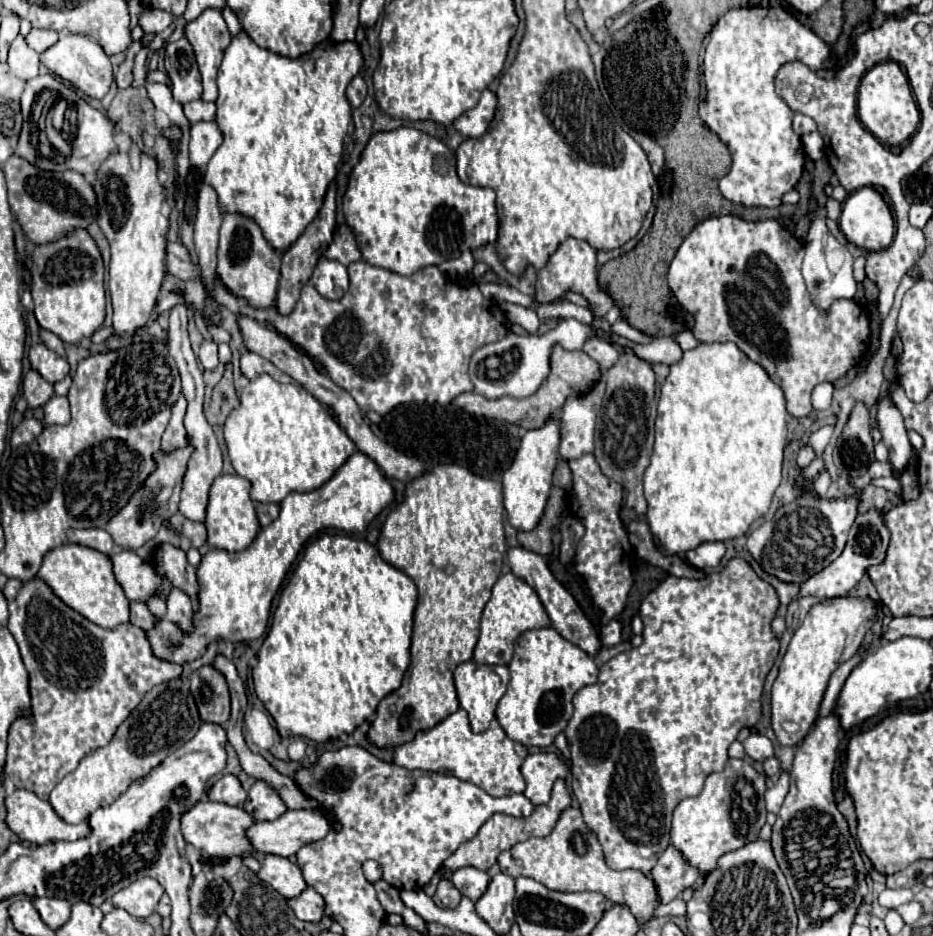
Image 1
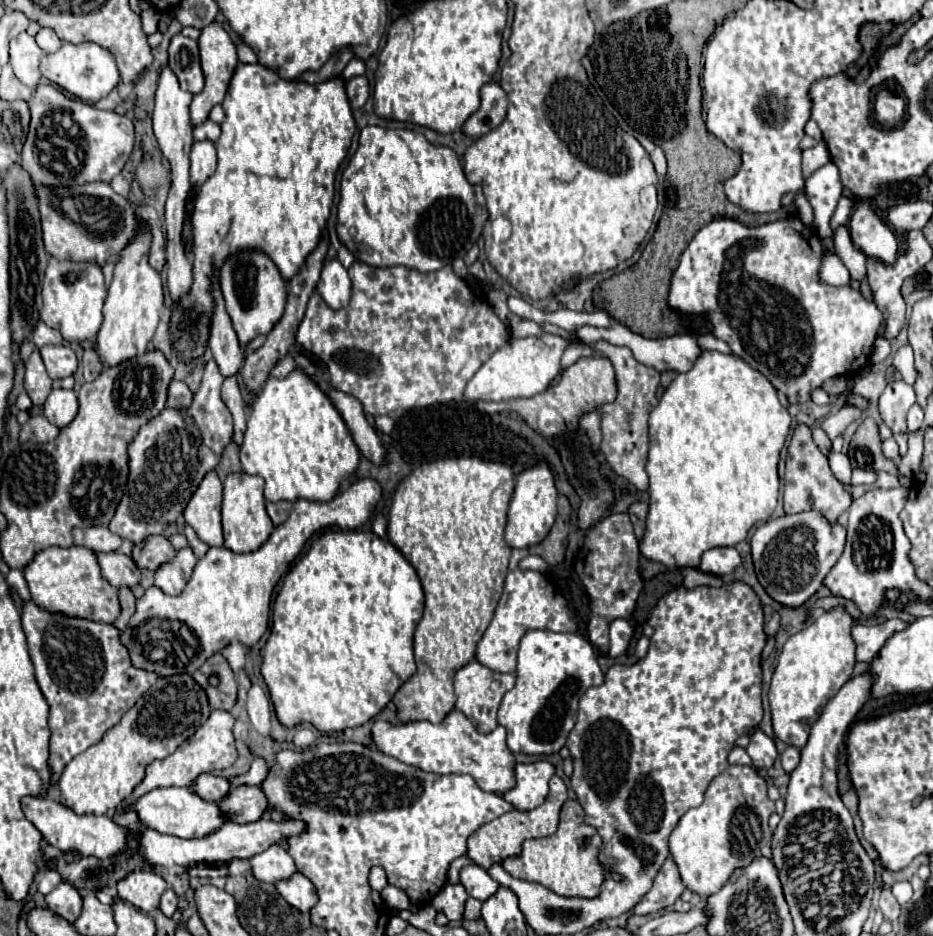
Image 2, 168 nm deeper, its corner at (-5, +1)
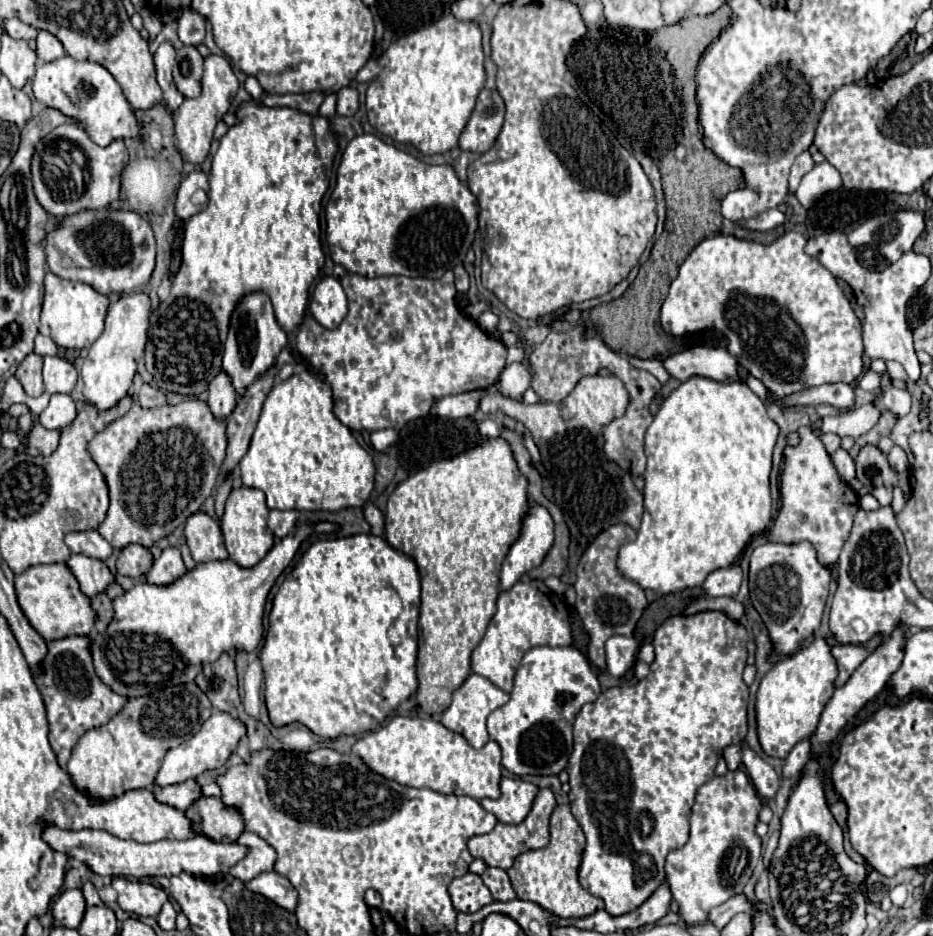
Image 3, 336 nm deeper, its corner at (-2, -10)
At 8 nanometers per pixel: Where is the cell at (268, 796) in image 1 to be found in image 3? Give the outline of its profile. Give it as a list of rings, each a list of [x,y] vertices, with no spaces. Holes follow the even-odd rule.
[[[200,798],[186,816],[194,822],[198,818],[198,828],[204,836],[216,842],[234,842],[244,832],[244,818],[236,806],[224,804],[220,798]]]

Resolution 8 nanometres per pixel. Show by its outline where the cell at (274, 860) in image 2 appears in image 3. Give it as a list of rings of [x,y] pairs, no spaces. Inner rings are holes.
[[[244,832],[238,838],[238,842],[248,846],[250,852],[244,860],[240,860],[240,864],[236,864],[236,868],[230,868],[230,874],[240,878],[242,882],[250,882],[264,872],[274,872],[276,852],[268,842],[264,842],[260,836],[252,832]]]

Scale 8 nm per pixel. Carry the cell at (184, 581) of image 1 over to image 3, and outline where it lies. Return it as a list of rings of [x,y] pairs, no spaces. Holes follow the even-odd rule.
[[[128,544],[126,548],[122,548],[118,556],[118,574],[138,578],[148,574],[152,564],[154,564],[154,556],[148,548],[140,544]]]

